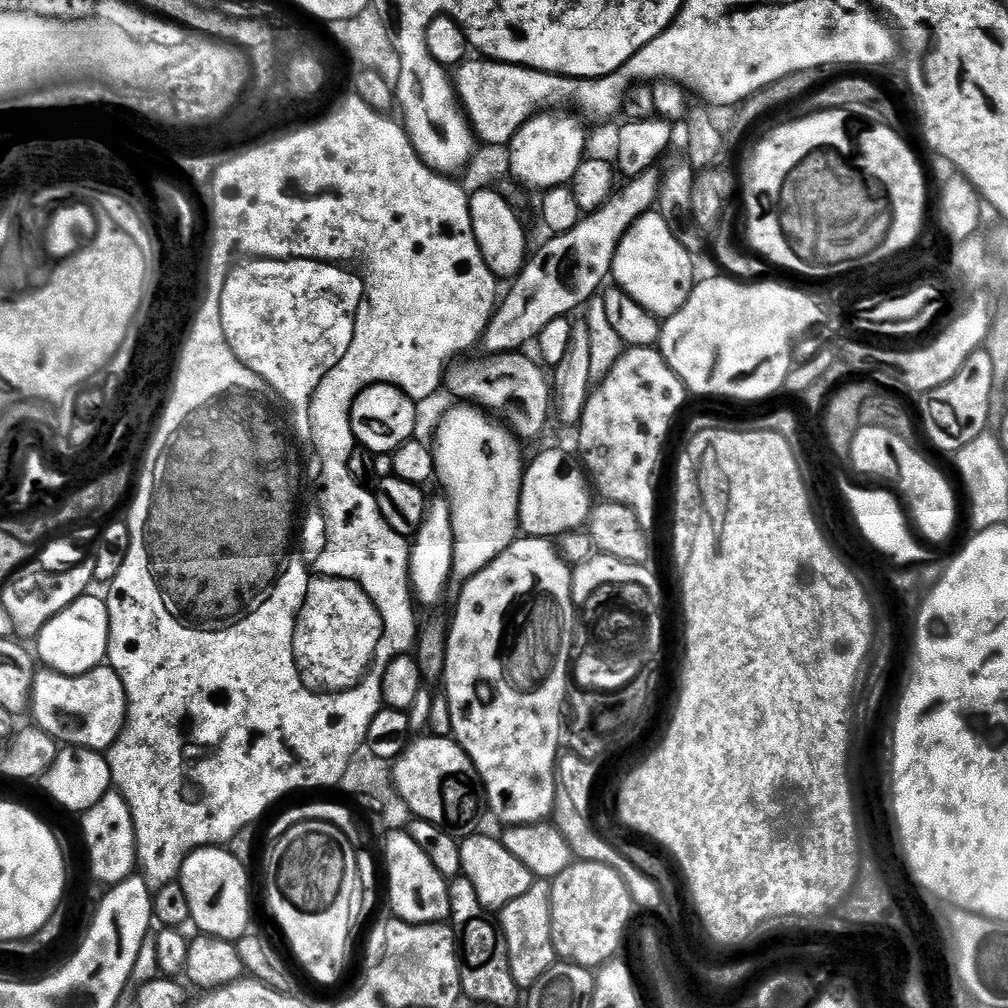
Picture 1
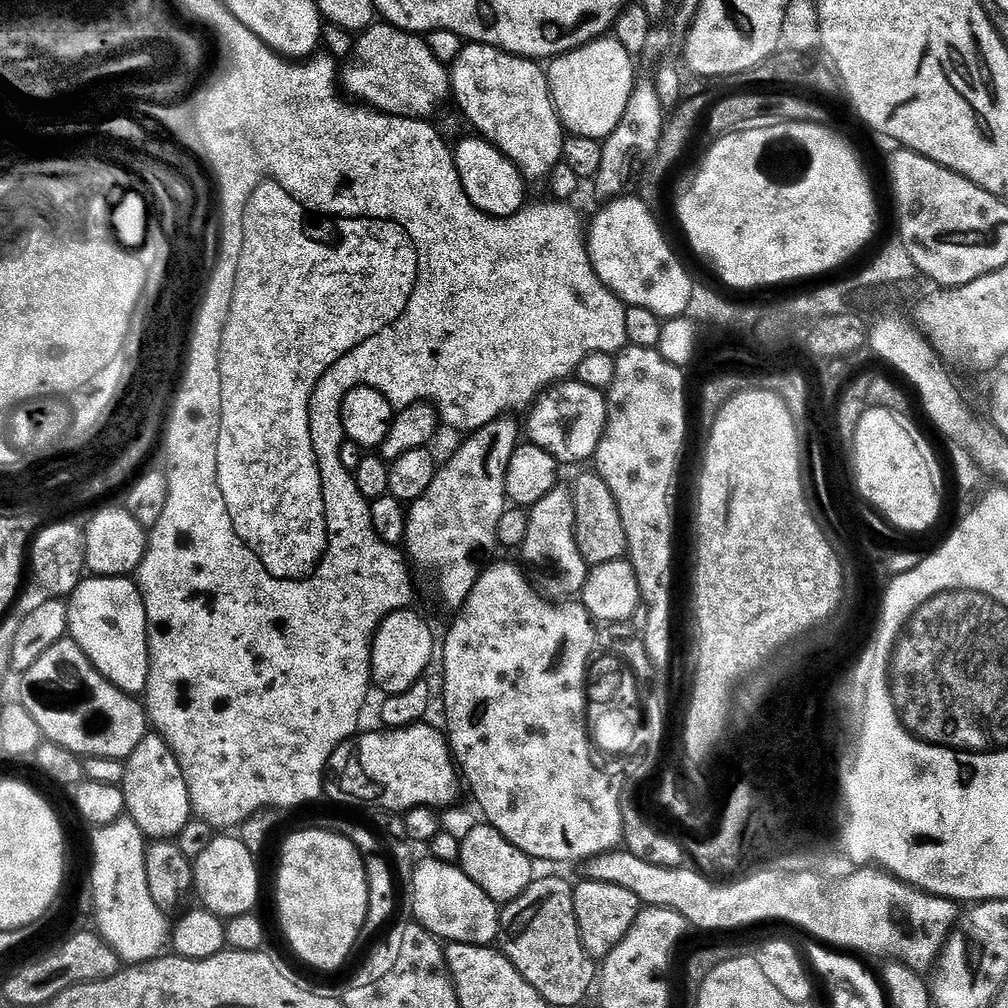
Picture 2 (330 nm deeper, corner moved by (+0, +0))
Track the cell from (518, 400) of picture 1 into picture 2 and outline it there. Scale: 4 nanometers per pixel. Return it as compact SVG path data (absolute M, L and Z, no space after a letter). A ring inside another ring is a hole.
M575 378L557 382L535 397L536 405L528 416L526 436L531 443L548 451L561 465L591 461L596 454L596 443L608 423L608 401L598 388L581 384Z

